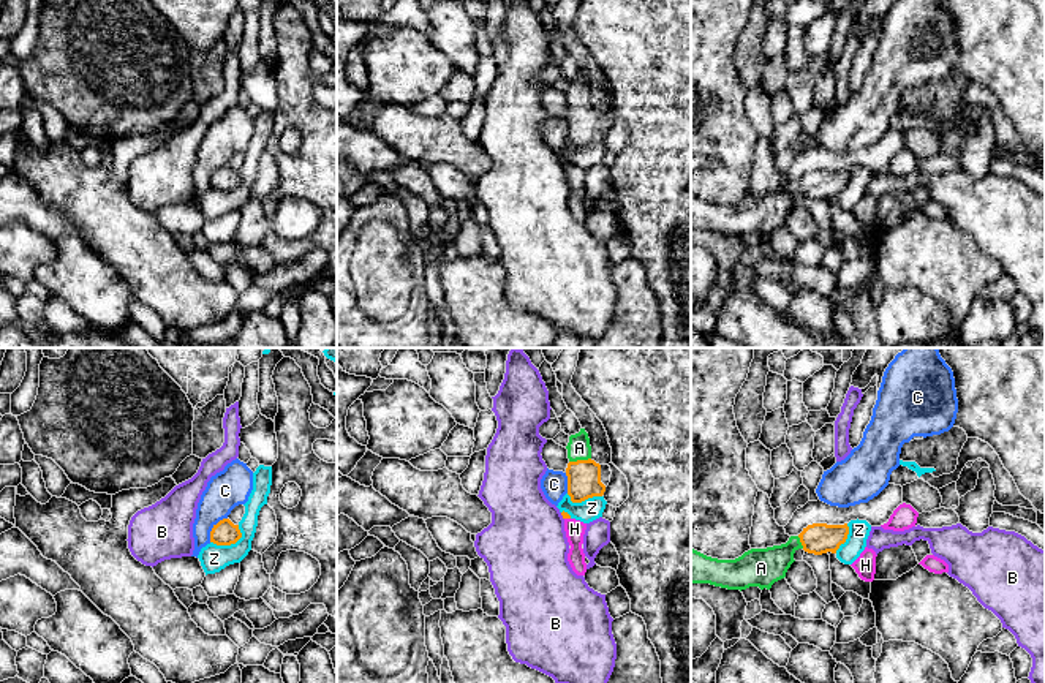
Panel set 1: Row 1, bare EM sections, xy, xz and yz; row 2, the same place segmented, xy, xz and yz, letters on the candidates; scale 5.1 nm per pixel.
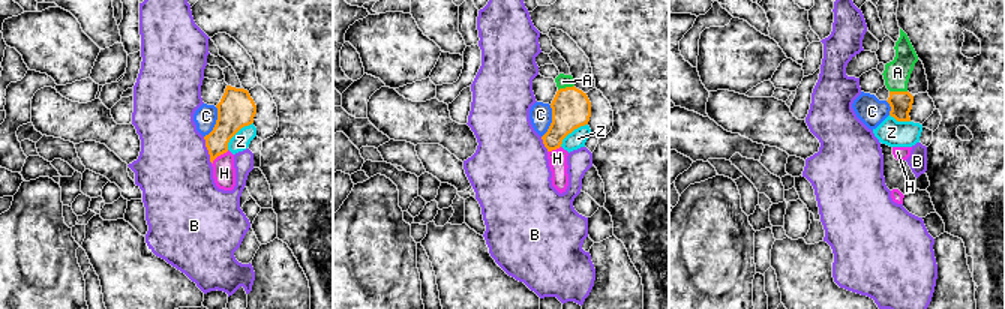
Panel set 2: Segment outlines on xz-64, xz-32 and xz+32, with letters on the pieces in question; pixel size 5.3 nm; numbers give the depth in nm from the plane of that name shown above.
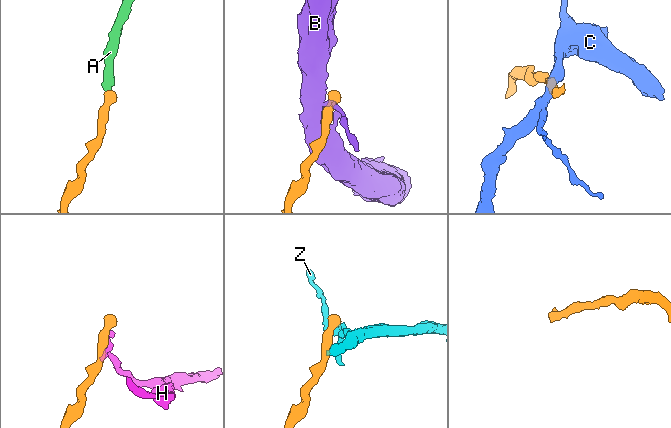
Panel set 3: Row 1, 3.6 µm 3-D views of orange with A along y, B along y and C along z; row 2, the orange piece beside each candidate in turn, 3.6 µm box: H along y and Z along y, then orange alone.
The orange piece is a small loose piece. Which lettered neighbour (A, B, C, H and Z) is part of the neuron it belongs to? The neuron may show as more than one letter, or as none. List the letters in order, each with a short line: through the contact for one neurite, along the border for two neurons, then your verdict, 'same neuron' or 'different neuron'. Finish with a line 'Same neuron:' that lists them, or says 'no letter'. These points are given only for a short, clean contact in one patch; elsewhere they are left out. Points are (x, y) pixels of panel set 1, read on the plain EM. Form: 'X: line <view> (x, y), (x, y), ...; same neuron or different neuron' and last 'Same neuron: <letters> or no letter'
A: line xz (584, 122), (579, 106), (579, 94); same neuron
B: different neuron
C: line xy (226, 163), (212, 174), (209, 187); different neuron
H: line xz (565, 163), (569, 165); different neuron
Z: line xy (239, 171), (241, 182), (234, 188), (211, 188); different neuron
Same neuron: A

